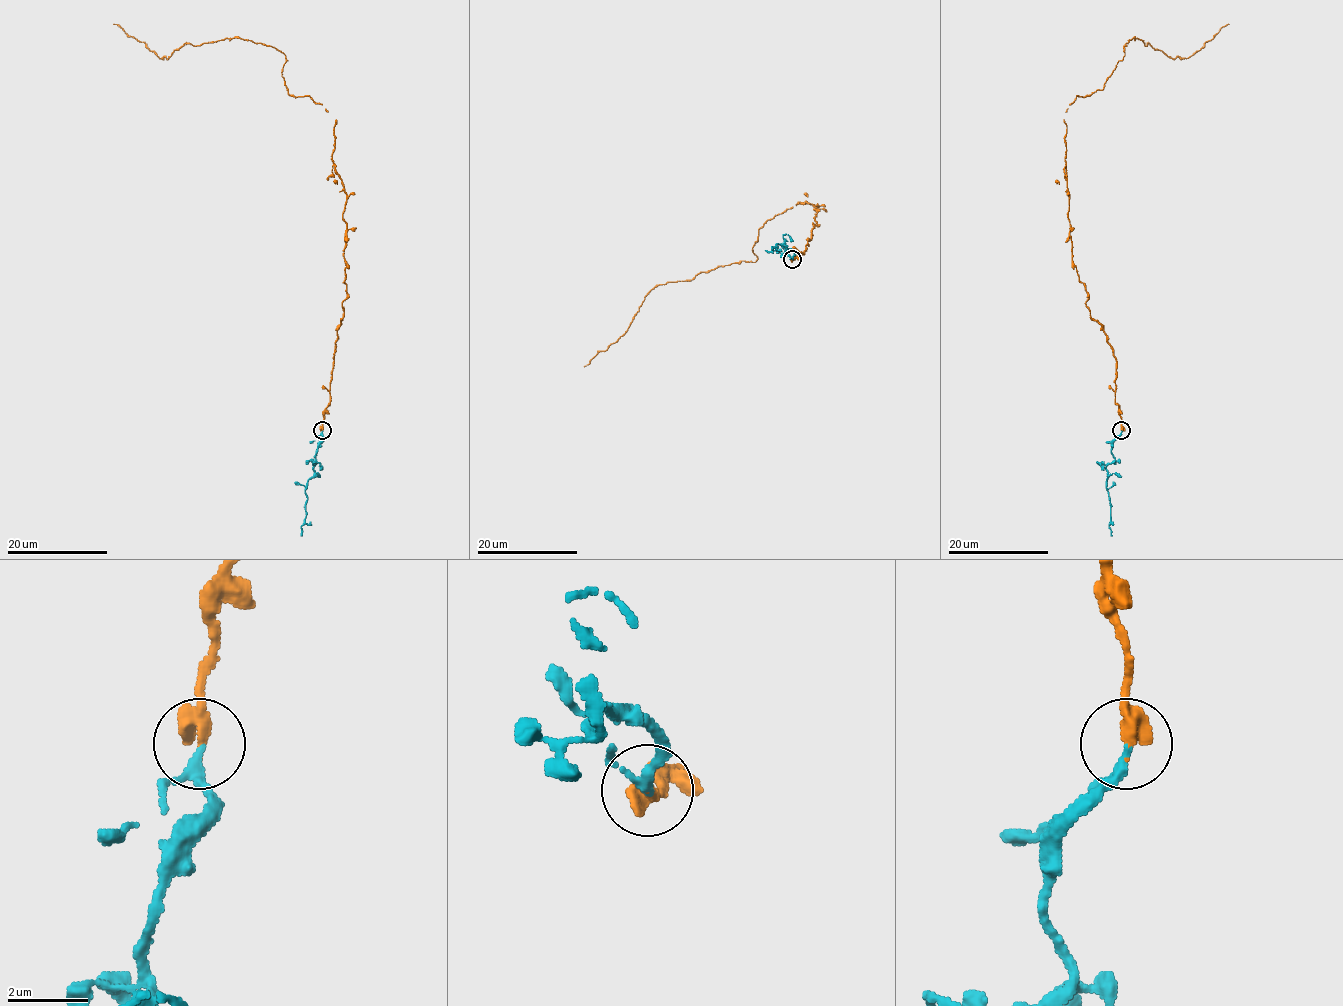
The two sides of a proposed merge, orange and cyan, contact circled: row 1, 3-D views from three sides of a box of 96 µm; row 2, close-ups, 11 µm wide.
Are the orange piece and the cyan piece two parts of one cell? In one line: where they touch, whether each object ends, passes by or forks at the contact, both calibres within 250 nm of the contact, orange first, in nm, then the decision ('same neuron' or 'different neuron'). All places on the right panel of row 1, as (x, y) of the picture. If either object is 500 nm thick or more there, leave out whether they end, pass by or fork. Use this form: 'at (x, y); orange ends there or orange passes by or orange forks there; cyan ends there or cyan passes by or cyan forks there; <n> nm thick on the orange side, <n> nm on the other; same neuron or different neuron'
at (1121, 430); orange ends there; cyan passes by; 420 nm thick on the orange side, 190 nm on the other; same neuron

